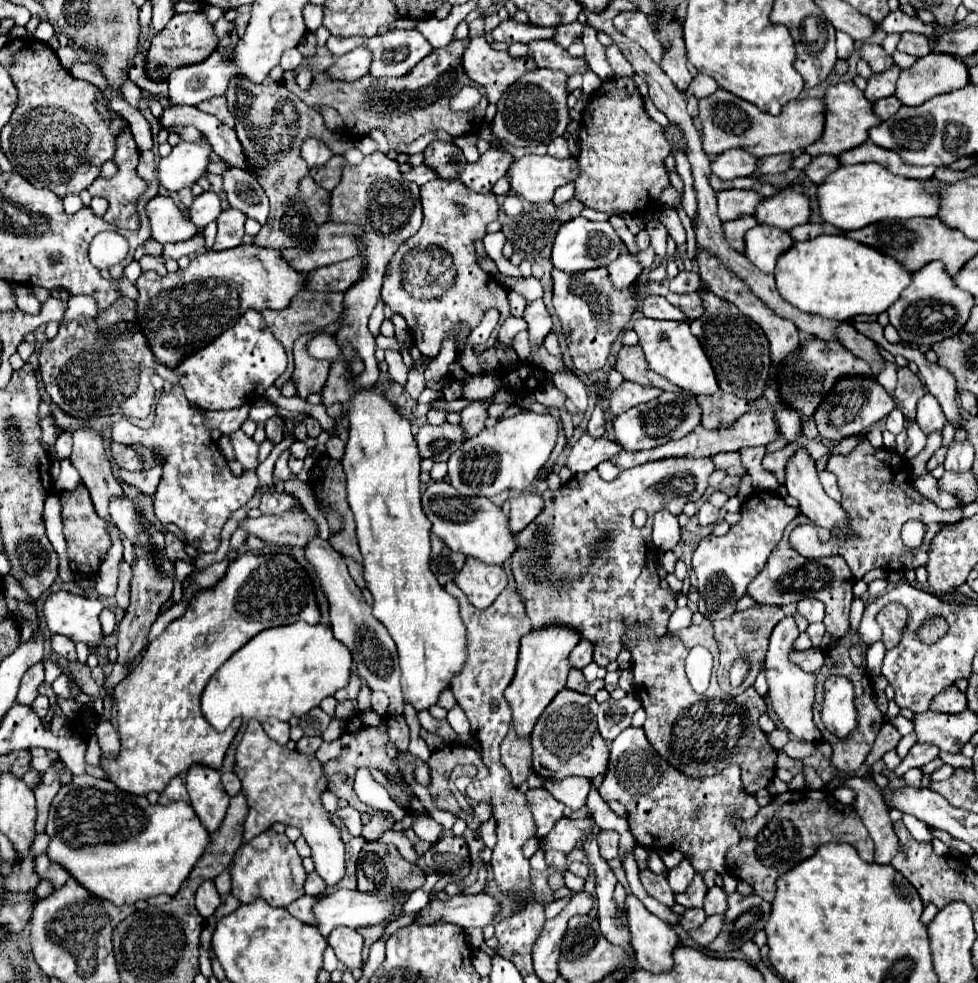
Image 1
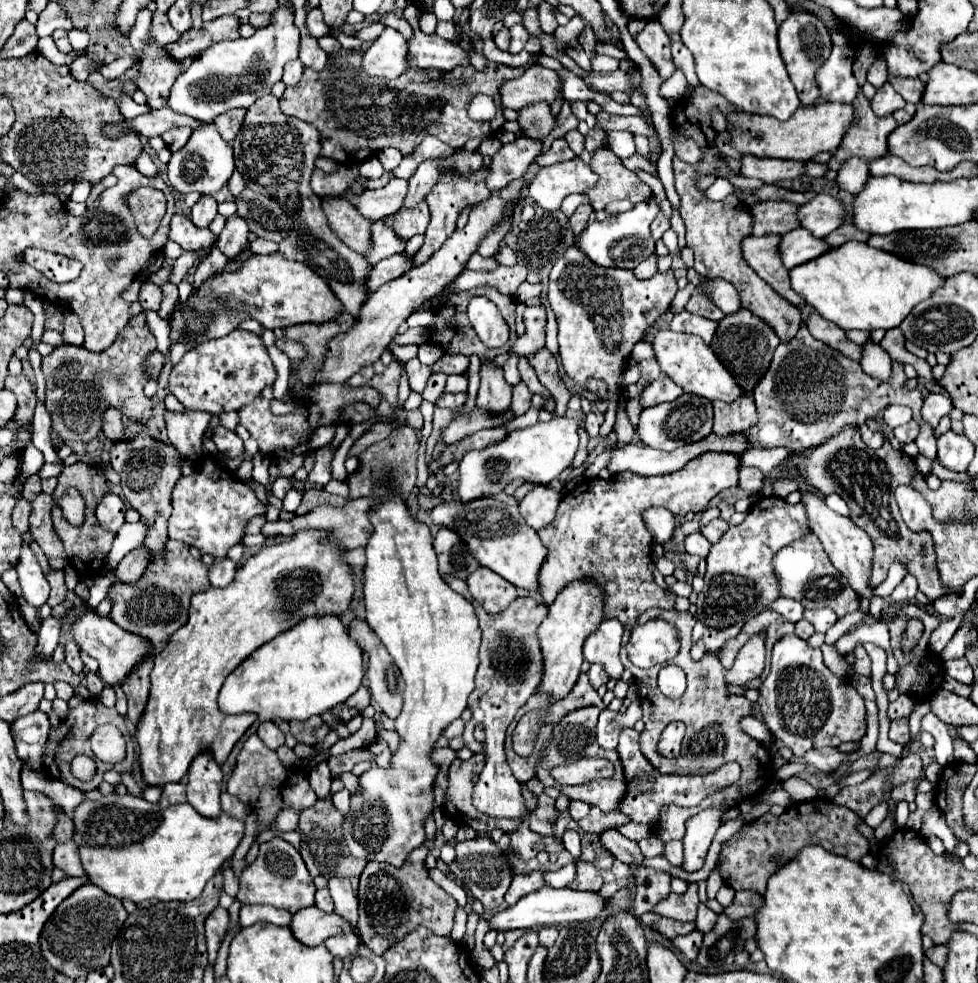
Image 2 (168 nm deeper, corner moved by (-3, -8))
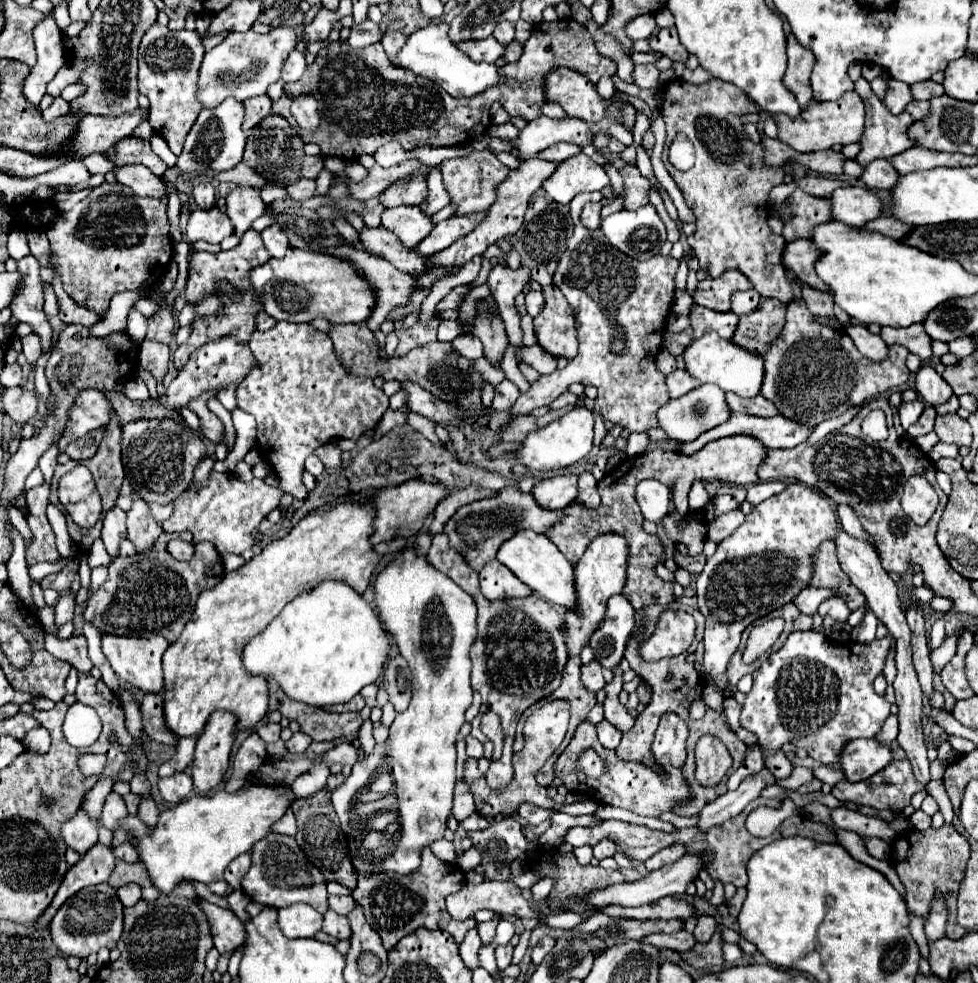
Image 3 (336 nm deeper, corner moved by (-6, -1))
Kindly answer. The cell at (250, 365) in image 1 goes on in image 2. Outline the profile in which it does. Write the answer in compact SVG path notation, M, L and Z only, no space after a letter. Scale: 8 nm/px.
M233 330L223 338L209 340L191 348L171 370L169 390L187 410L203 410L209 414L235 412L247 402L261 396L265 386L273 386L277 370L267 354L259 334L249 330Z

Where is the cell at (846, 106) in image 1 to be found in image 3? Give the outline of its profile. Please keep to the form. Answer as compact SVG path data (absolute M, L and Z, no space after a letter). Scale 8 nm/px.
M864 77L858 79L854 85L856 85L854 91L862 97L862 101L864 101L864 105L866 105L866 113L870 113L870 115L866 117L866 129L864 129L864 135L862 135L862 139L860 139L862 151L858 153L856 161L858 161L862 167L866 167L866 163L872 163L872 161L878 159L878 157L892 159L894 155L898 155L898 153L914 147L914 141L908 137L908 127L914 123L914 117L912 117L910 113L906 113L906 111L904 111L902 115L892 115L892 113L884 107L884 103L874 95L874 91L870 89L870 83L868 83Z

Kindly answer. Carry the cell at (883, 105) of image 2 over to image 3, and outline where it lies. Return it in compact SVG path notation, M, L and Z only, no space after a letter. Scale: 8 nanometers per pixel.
M890 79L890 89L888 89L888 93L886 93L884 105L886 105L894 115L902 113L912 99L914 99L914 97L910 95L910 85L906 85L906 83L902 83L902 81L896 81L896 79Z

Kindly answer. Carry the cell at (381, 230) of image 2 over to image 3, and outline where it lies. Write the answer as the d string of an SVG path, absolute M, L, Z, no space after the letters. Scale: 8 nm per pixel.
M406 205L384 209L382 225L394 231L406 247L416 247L434 229L430 215L420 211L420 207L406 207Z

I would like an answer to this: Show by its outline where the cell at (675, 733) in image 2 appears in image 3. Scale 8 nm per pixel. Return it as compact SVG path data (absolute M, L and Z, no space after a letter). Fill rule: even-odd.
M676 713L662 715L658 731L654 735L654 761L660 767L660 771L656 771L656 769L652 769L652 767L648 767L644 763L622 763L614 751L604 749L598 743L596 727L584 721L584 723L578 725L570 745L558 757L558 761L556 761L556 777L560 777L564 781L568 791L584 793L586 797L598 801L600 805L622 807L622 809L634 811L634 813L644 815L644 817L660 817L662 813L672 811L676 805L688 803L688 801L694 799L694 793L692 793L692 789L688 787L688 783L686 783L686 779L682 775L682 763L686 759L686 739L688 739L686 723ZM586 749L592 749L602 759L606 759L608 771L598 779L586 777L584 773L580 773L580 769L576 765L578 755L582 751L586 751Z

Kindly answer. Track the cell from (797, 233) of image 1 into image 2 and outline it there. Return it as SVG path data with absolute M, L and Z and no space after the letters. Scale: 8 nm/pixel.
M843 224L843 226L839 226L837 230L833 230L829 236L825 236L823 242L827 242L831 248L835 248L835 246L841 246L841 244L845 244L845 242L849 242L849 240L867 242L867 238L869 238L867 232L861 232L861 230L853 228L851 224Z

